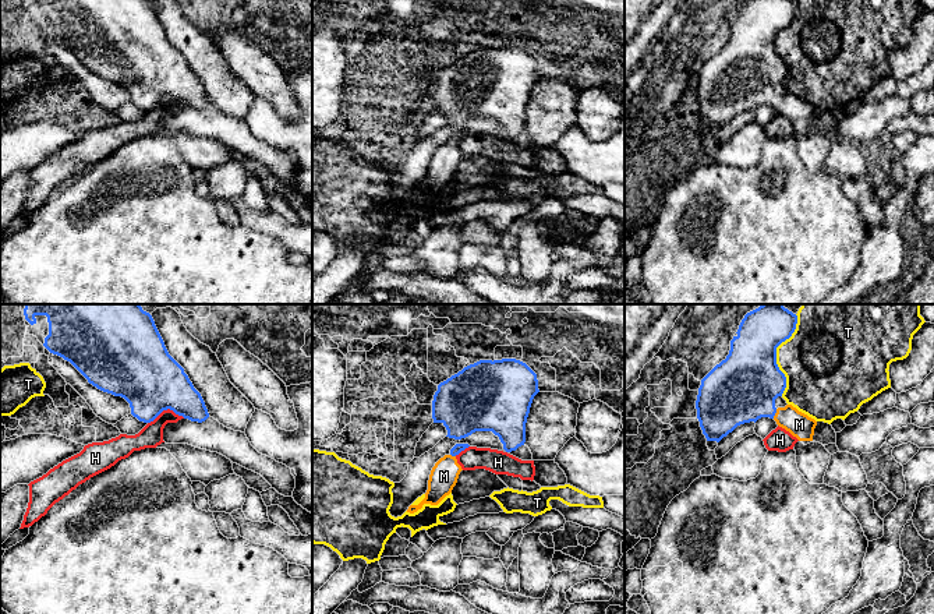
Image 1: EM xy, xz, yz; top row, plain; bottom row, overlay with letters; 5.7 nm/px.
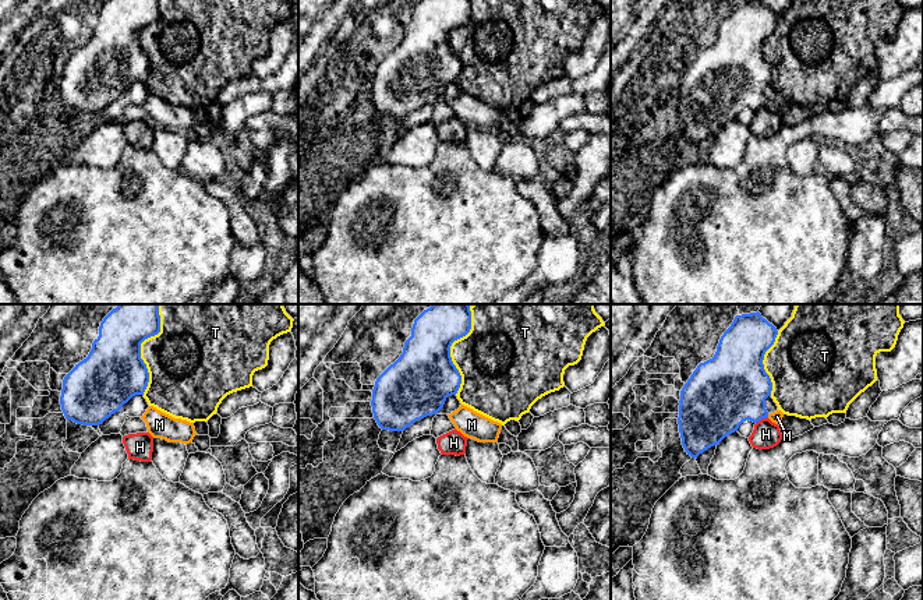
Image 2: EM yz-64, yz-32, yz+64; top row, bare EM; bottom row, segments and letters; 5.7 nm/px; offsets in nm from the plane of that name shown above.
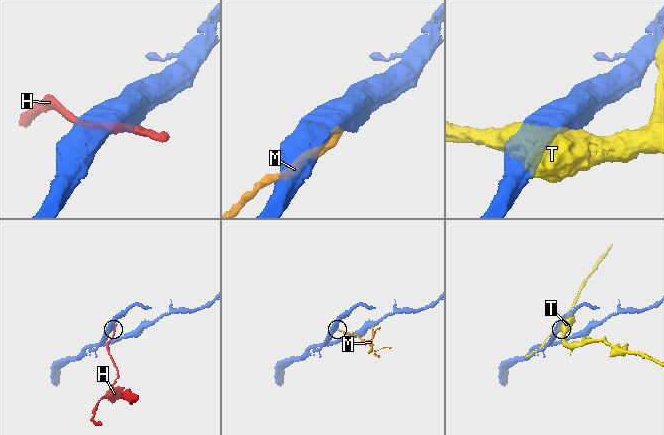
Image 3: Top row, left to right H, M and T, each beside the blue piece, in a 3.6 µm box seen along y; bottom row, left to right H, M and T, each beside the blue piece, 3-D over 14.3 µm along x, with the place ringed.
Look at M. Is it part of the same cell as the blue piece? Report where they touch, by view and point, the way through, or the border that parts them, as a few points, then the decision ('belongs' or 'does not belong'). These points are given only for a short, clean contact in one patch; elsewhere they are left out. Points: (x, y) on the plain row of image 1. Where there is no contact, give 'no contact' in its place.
contact yz (775, 99); way yz (742, 76), (767, 96), (775, 99), (799, 112); belongs

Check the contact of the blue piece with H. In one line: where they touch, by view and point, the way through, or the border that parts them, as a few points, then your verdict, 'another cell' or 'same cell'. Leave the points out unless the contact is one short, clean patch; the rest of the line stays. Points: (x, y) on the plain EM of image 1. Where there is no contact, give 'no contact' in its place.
xy (166, 96) | along xy (184, 105), (163, 96), (148, 110) | another cell

